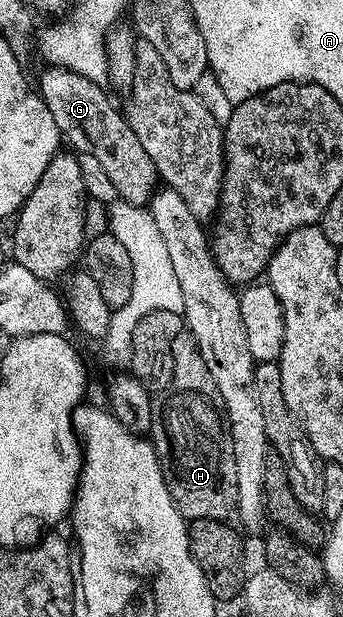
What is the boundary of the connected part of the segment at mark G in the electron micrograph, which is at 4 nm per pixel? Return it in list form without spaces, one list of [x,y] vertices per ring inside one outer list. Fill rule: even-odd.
[[[47,67],[44,70],[39,77],[39,85],[37,81],[37,92],[45,107],[49,107],[60,134],[66,140],[67,137],[71,140],[70,148],[82,155],[93,155],[93,159],[101,162],[101,167],[113,182],[118,200],[146,206],[161,180],[153,159],[141,147],[140,140],[130,129],[130,123],[120,106],[118,109],[111,102],[104,86],[85,79],[85,75],[77,75],[71,69],[58,67]]]

